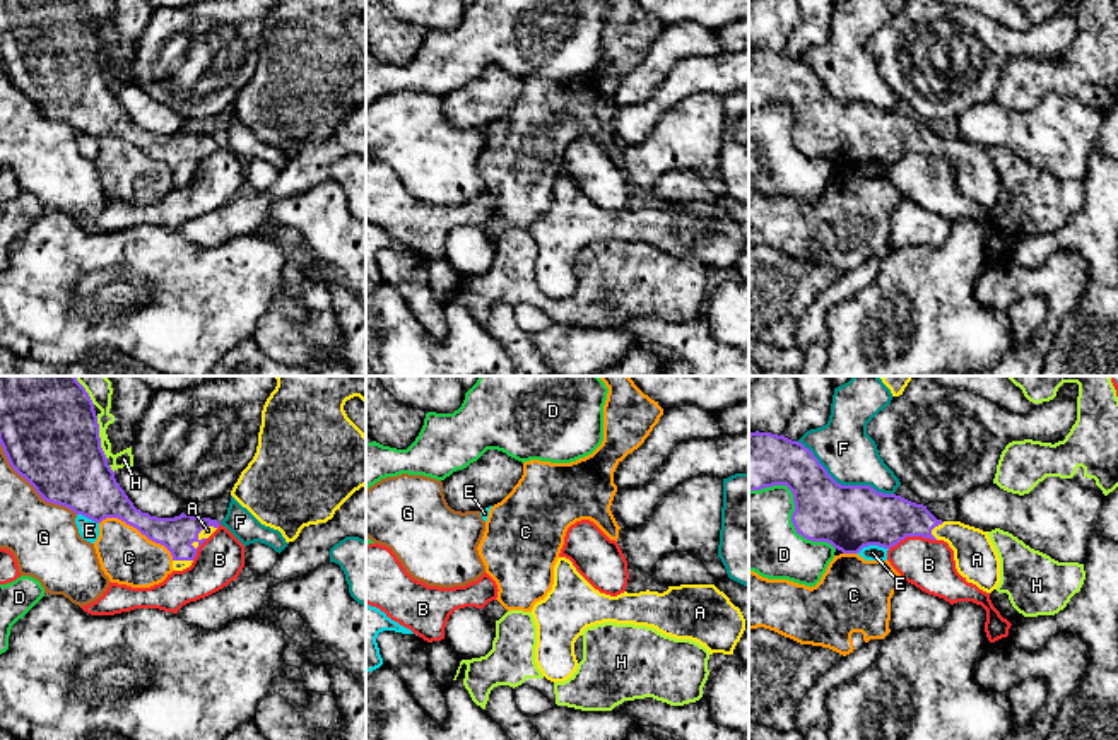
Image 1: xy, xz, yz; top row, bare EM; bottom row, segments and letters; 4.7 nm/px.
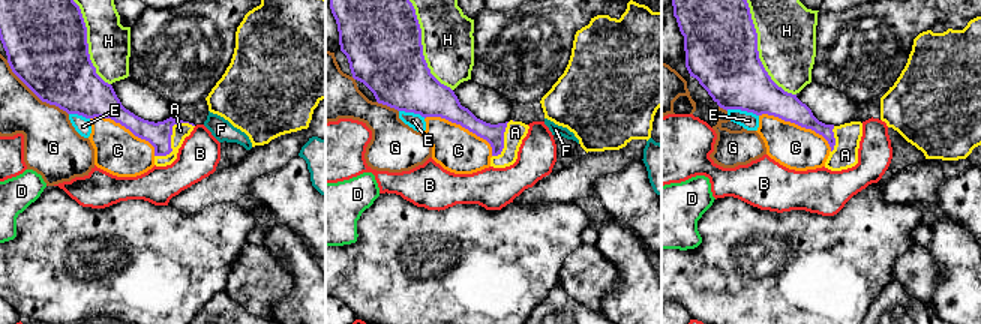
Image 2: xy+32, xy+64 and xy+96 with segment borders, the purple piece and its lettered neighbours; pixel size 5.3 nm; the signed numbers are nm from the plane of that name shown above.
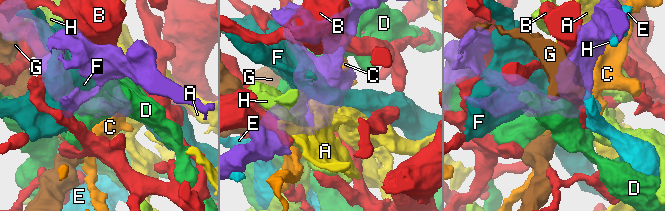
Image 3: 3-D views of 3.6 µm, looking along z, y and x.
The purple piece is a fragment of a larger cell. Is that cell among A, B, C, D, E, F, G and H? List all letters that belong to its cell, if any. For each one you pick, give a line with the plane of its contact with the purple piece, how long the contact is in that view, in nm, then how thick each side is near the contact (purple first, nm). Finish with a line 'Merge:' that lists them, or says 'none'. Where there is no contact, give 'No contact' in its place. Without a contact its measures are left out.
A: Touches purple in yz. Shared border 100 nm. Thickness 240 nm (purple) against 200 nm
Merge: A

